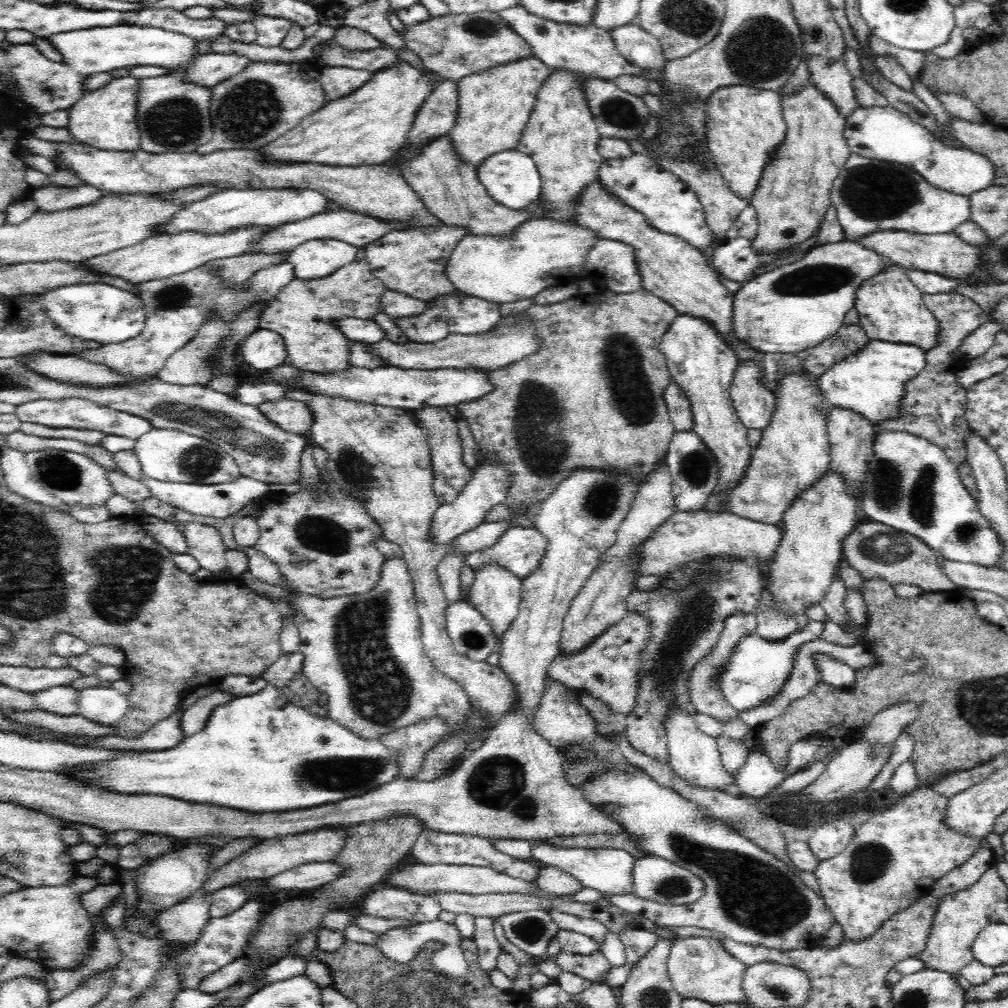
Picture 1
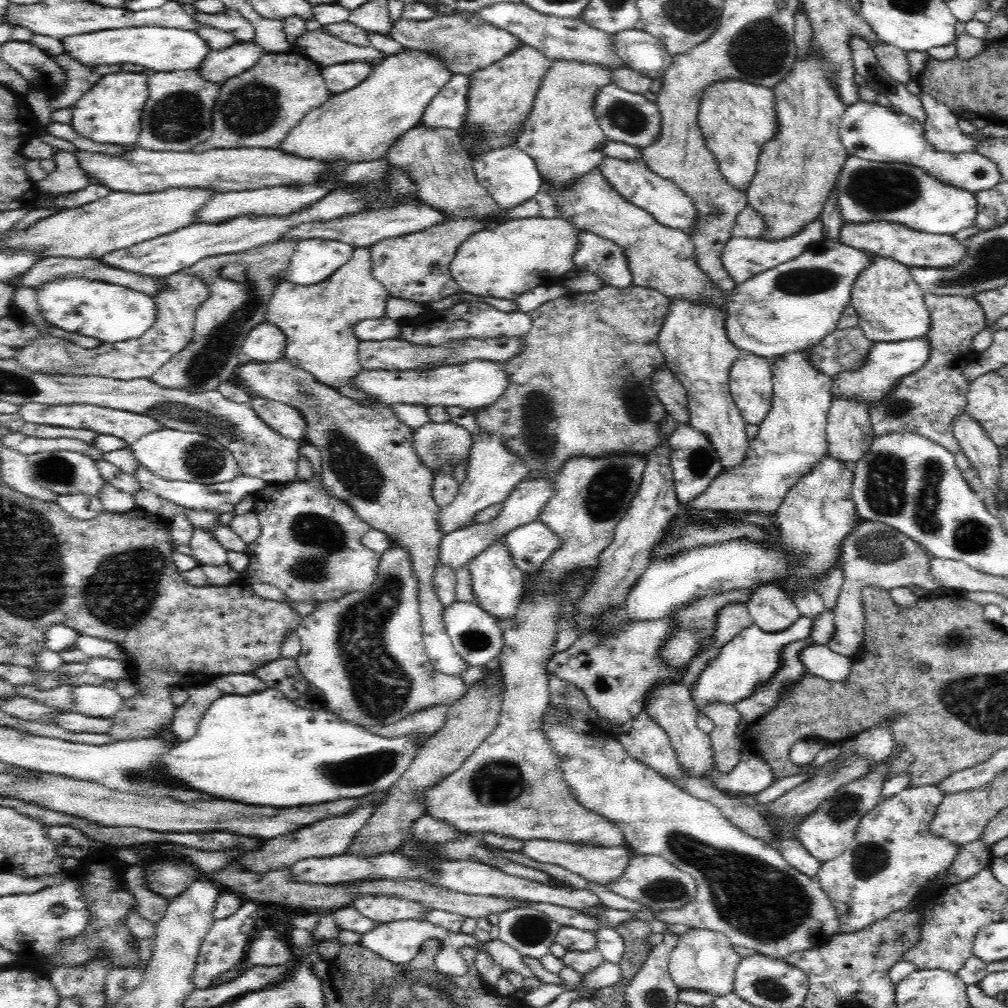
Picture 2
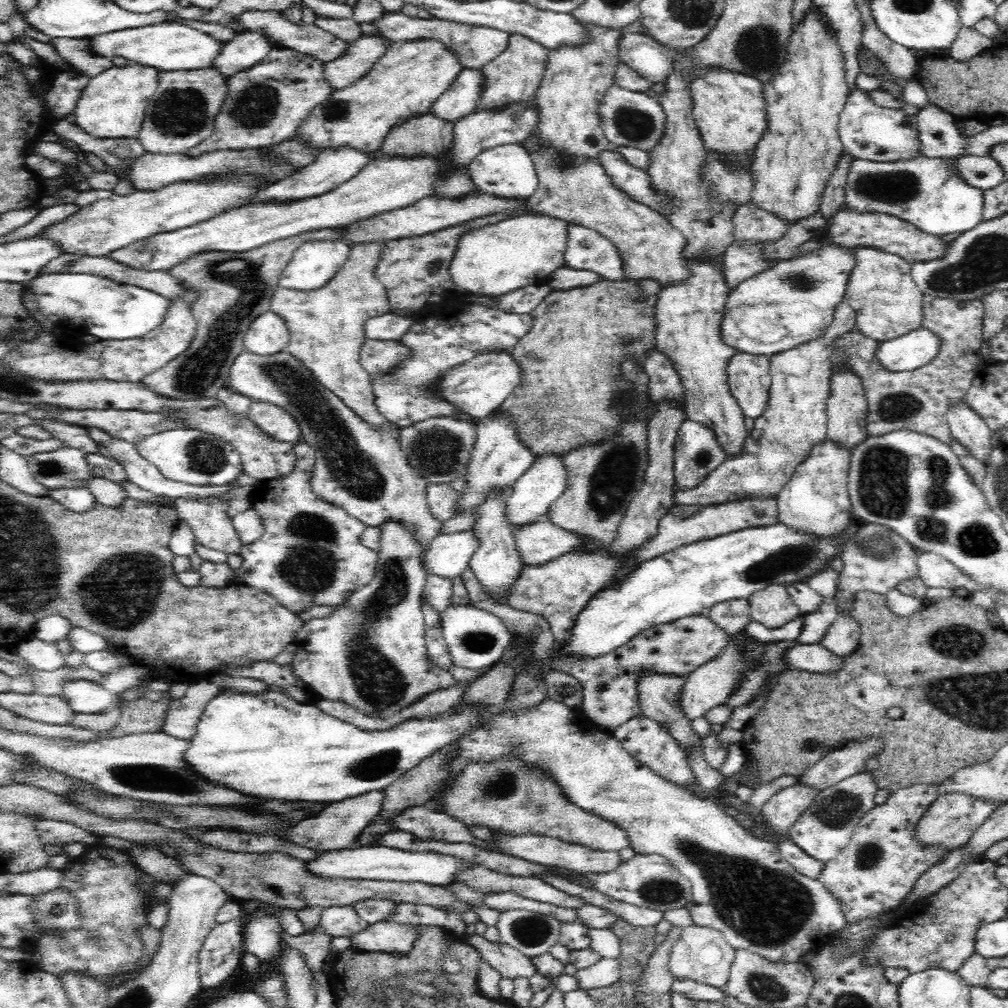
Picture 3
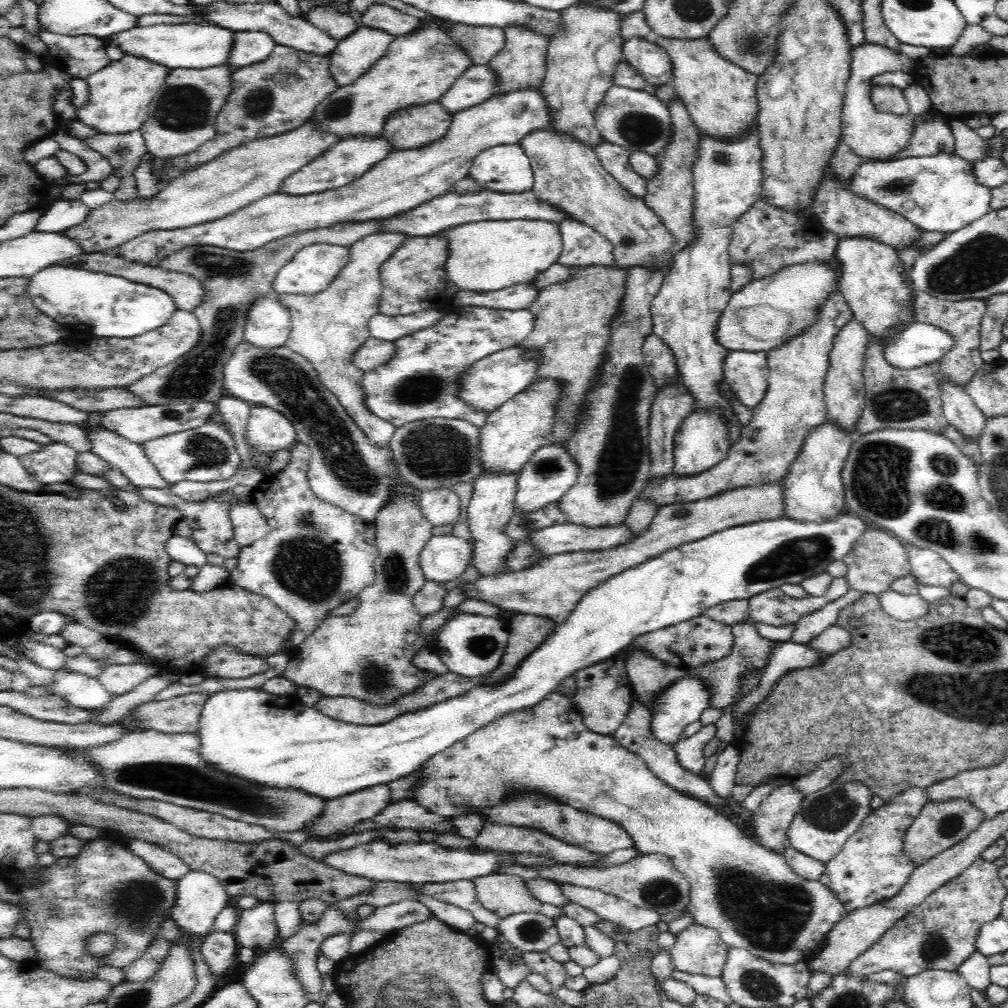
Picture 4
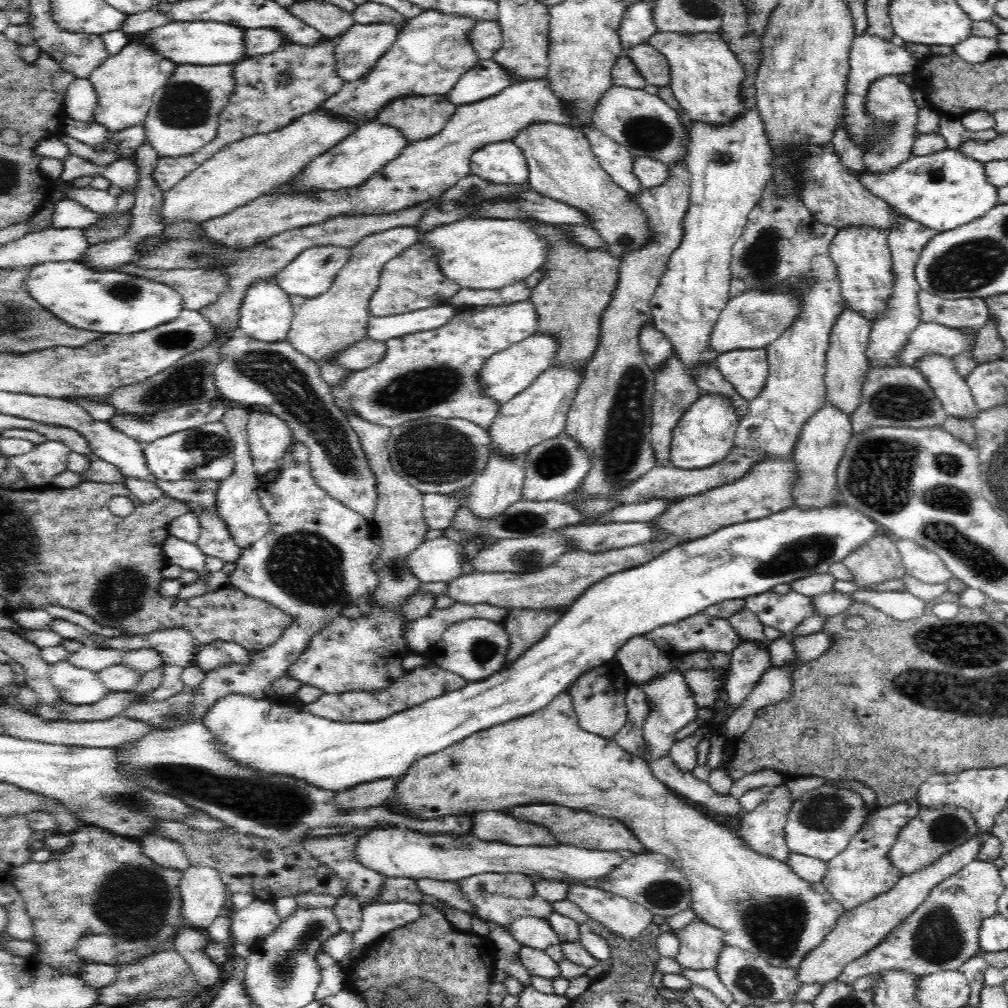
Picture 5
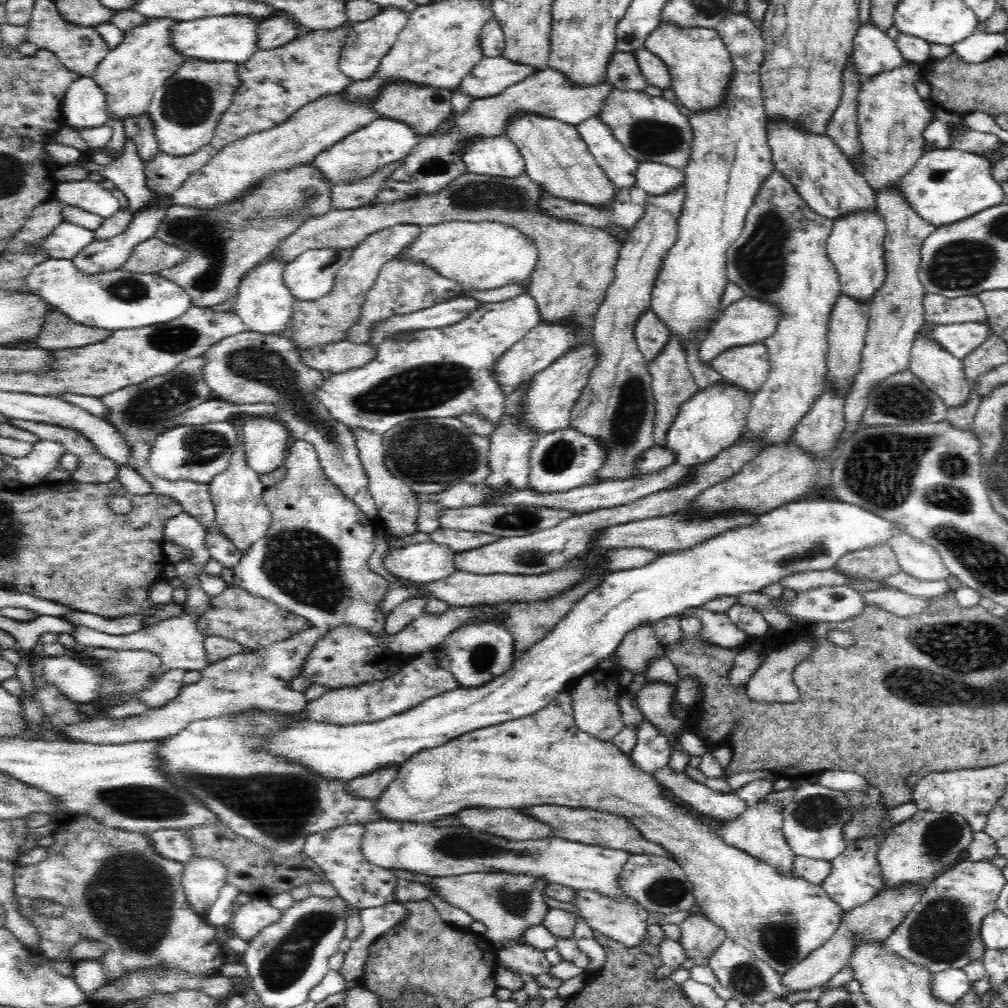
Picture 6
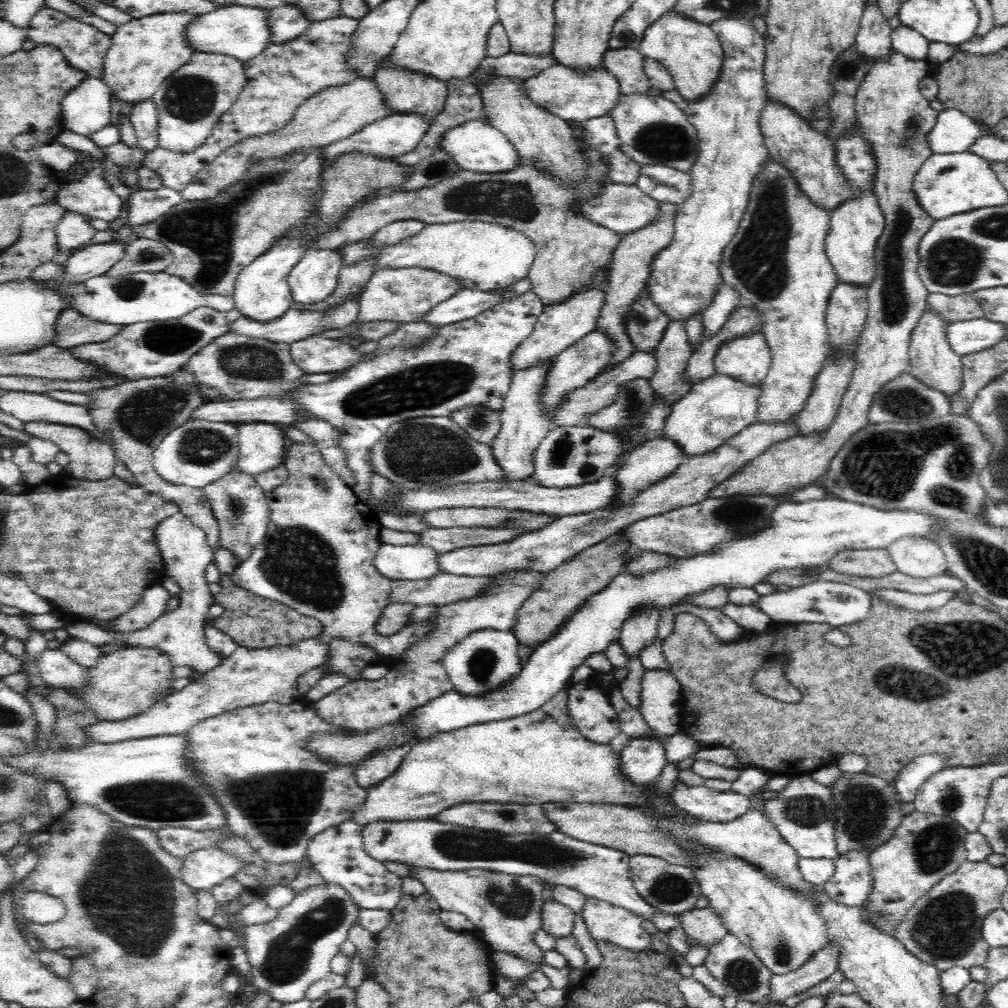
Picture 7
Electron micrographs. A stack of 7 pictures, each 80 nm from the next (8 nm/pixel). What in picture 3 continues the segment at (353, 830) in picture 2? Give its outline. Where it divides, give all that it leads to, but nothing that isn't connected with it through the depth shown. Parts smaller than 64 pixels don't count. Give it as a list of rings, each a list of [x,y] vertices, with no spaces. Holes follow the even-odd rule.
[[[385,790],[368,792],[356,798],[328,803],[328,806],[312,818],[302,820],[296,827],[287,830],[285,841],[323,852],[332,852],[356,846],[362,831],[380,814],[384,803]]]

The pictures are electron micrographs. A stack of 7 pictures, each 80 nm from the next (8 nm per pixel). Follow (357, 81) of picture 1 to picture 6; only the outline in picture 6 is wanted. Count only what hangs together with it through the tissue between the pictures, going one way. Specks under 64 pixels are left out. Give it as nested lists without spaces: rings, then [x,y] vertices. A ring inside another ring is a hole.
[[[383,7],[371,19],[353,23],[344,38],[344,48],[340,50],[340,70],[354,81],[370,80],[376,74],[380,62],[396,42],[399,32],[408,20],[406,11],[398,7]]]

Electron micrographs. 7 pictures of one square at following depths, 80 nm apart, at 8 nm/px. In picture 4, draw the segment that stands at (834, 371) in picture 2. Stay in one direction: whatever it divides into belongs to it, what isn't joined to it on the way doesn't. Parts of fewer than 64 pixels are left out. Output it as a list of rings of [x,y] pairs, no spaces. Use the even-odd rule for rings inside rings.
[[[916,292],[914,312],[917,322],[924,322],[942,328],[953,336],[955,346],[941,360],[932,365],[900,370],[891,366],[885,360],[884,348],[881,342],[872,339],[866,347],[865,366],[865,407],[858,420],[858,435],[876,432],[876,430],[892,429],[920,429],[945,434],[948,419],[943,413],[940,385],[952,381],[965,387],[974,376],[974,372],[985,365],[980,354],[981,323],[987,312],[985,299],[970,299],[952,302],[942,300],[926,294]]]

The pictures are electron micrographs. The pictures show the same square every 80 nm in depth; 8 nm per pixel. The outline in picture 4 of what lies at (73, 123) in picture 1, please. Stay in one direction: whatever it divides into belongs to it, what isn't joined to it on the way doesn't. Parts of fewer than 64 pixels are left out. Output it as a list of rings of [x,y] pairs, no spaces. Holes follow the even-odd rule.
[[[124,53],[122,58],[111,60],[104,68],[85,78],[89,86],[90,100],[77,110],[76,118],[104,134],[116,134],[138,130],[147,119],[151,101],[164,86],[170,68],[152,60]]]

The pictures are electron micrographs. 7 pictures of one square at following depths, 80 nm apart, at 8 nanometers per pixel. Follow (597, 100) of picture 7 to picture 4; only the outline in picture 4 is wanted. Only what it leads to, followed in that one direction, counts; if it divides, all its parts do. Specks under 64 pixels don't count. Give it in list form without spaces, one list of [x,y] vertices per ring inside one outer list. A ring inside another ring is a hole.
[[[526,88],[500,96],[492,96],[476,106],[453,114],[446,134],[437,141],[416,148],[393,150],[358,180],[329,191],[307,195],[275,192],[223,216],[196,226],[176,230],[155,230],[122,244],[116,256],[132,262],[157,264],[184,247],[212,245],[238,252],[256,250],[295,232],[326,228],[332,224],[364,222],[406,212],[450,191],[453,184],[469,175],[475,156],[483,150],[503,144],[516,144],[527,134],[548,129],[552,115],[541,88]]]

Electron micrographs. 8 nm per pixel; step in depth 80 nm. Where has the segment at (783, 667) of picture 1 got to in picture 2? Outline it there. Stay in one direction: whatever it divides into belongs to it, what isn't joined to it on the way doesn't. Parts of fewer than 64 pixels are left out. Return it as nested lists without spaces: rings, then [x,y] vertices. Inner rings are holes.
[[[800,615],[794,624],[778,632],[766,632],[754,623],[737,634],[736,638],[726,643],[719,655],[706,665],[695,685],[689,688],[696,710],[702,713],[704,706],[710,702],[728,702],[735,705],[740,699],[751,695],[758,685],[765,683],[781,667],[781,648],[796,640],[809,638],[812,621],[813,619]]]

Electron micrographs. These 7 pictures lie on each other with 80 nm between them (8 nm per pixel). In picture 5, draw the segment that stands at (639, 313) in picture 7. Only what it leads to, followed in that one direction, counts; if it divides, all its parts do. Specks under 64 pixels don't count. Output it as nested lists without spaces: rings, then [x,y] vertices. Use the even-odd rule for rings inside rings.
[[[653,321],[644,324],[640,332],[640,350],[646,360],[646,365],[654,372],[660,370],[662,364],[674,354],[670,340],[655,326]]]

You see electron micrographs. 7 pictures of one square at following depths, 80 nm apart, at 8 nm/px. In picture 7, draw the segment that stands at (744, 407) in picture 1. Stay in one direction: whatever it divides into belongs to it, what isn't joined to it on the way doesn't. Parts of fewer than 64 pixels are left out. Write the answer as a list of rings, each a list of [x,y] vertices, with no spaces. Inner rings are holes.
[[[761,330],[720,344],[714,358],[717,374],[728,374],[750,384],[765,381],[771,368],[771,350]]]

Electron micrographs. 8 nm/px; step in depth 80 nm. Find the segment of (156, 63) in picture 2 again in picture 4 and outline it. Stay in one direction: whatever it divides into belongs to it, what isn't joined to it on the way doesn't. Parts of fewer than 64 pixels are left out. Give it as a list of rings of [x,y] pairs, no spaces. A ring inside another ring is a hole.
[[[197,23],[156,24],[156,26],[136,26],[110,37],[104,37],[104,42],[106,42],[106,46],[114,43],[124,53],[144,57],[152,60],[154,63],[164,65],[164,67],[168,67],[170,70],[177,68],[210,68],[211,66],[218,66],[228,62],[228,56],[230,56],[232,44],[234,43],[234,34],[234,31],[220,25],[202,25]]]

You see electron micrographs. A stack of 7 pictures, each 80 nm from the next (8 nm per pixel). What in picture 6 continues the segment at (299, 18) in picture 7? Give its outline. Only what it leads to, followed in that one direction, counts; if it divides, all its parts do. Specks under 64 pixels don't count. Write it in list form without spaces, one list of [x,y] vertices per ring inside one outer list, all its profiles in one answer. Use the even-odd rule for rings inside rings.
[[[276,11],[258,26],[258,49],[270,50],[292,42],[298,36],[298,22],[288,12]]]

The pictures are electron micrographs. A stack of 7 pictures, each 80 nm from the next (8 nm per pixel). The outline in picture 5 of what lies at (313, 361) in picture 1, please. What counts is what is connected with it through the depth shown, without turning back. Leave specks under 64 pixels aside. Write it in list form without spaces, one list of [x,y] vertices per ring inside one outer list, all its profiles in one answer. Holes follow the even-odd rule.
[[[414,226],[389,228],[384,232],[365,236],[351,248],[350,260],[335,276],[328,292],[314,298],[290,296],[293,320],[286,341],[298,352],[319,364],[322,379],[331,387],[339,385],[354,374],[354,371],[334,365],[334,356],[350,344],[356,344],[368,337],[367,328],[372,318],[370,297],[378,288],[383,266],[419,241],[418,229]],[[355,412],[345,414],[352,429],[360,437],[360,447],[376,479],[377,505],[372,523],[383,546],[375,560],[380,584],[370,598],[379,607],[370,607],[358,619],[344,616],[334,618],[322,632],[313,636],[298,660],[290,664],[288,676],[300,680],[304,685],[318,687],[324,693],[377,691],[391,685],[406,672],[402,660],[412,652],[404,642],[404,627],[408,622],[403,620],[400,609],[408,597],[418,592],[421,583],[410,573],[407,558],[422,544],[424,535],[430,529],[423,515],[423,493],[408,484],[392,468],[388,450],[392,430],[358,418]]]

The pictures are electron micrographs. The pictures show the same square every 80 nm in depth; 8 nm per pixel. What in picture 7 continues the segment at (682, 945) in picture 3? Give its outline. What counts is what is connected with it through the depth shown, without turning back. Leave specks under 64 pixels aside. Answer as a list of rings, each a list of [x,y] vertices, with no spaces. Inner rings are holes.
[[[712,907],[694,908],[684,912],[680,921],[681,927],[688,935],[690,946],[698,944],[707,949],[722,940],[723,936],[728,933],[728,929]]]

